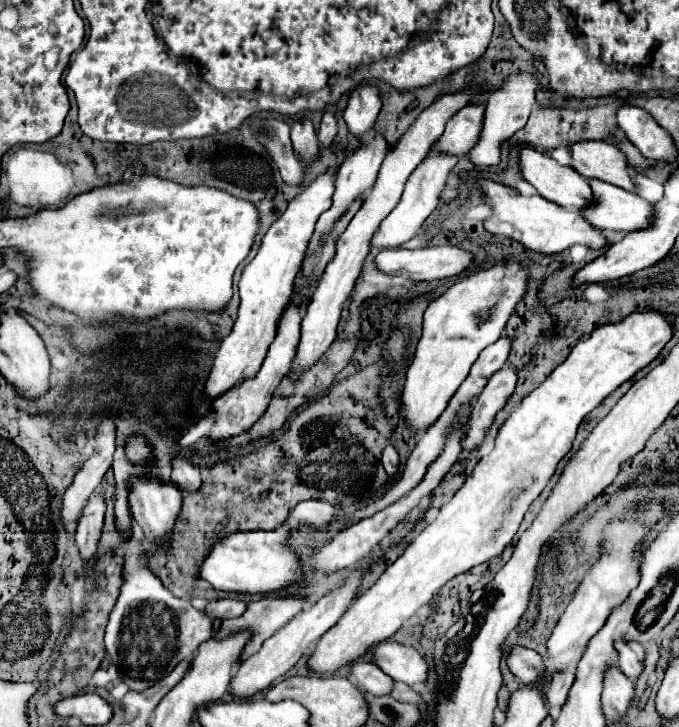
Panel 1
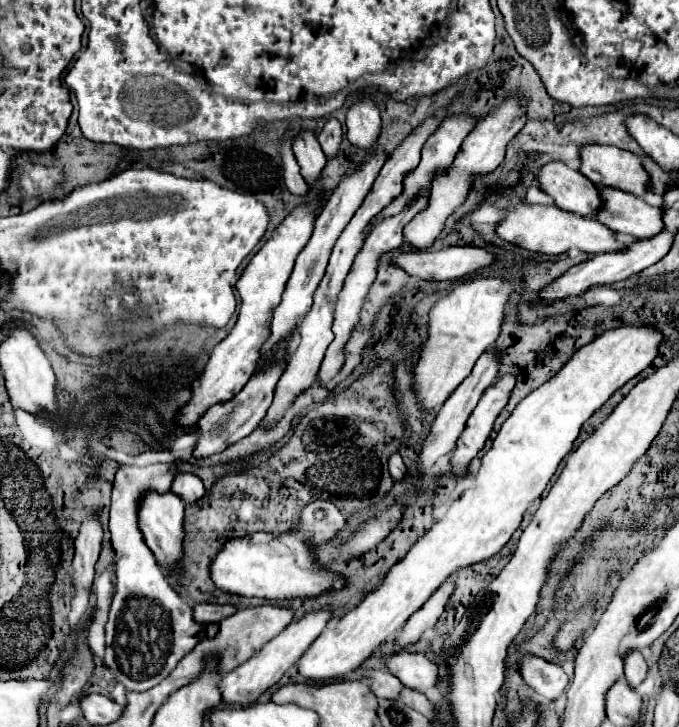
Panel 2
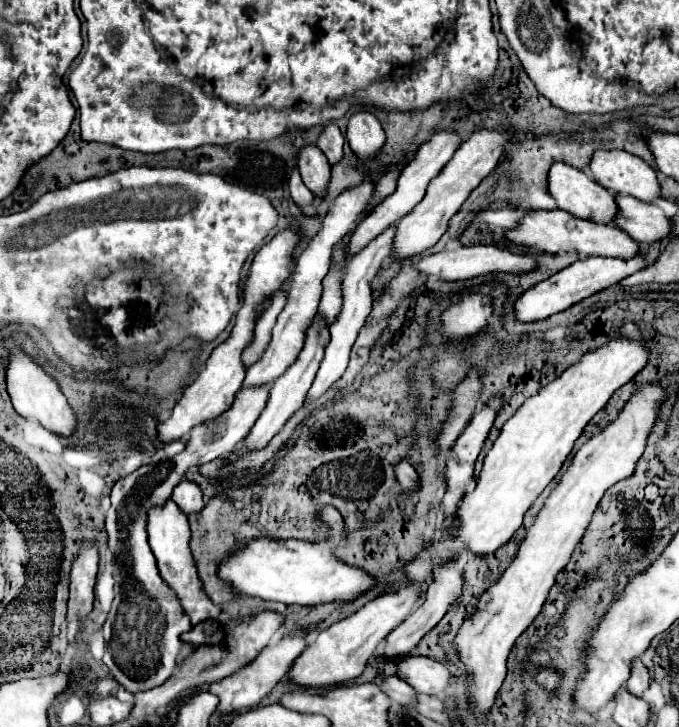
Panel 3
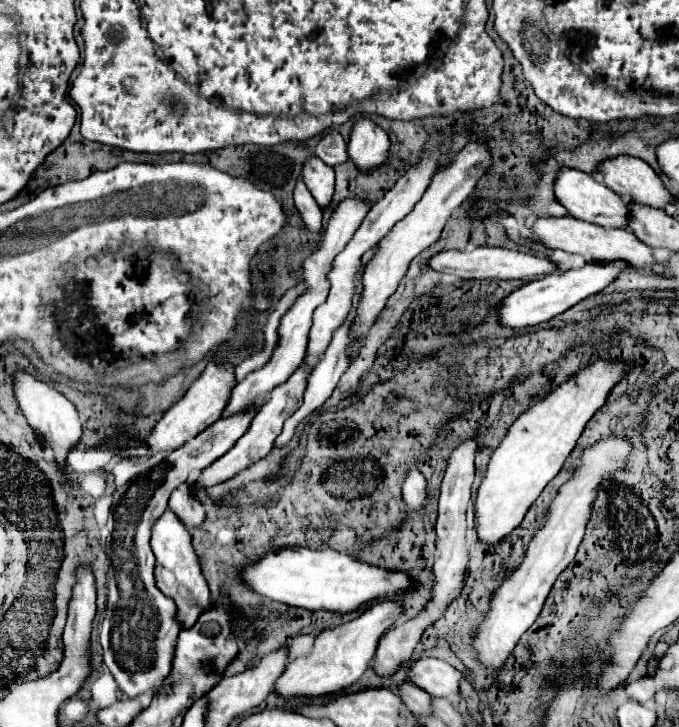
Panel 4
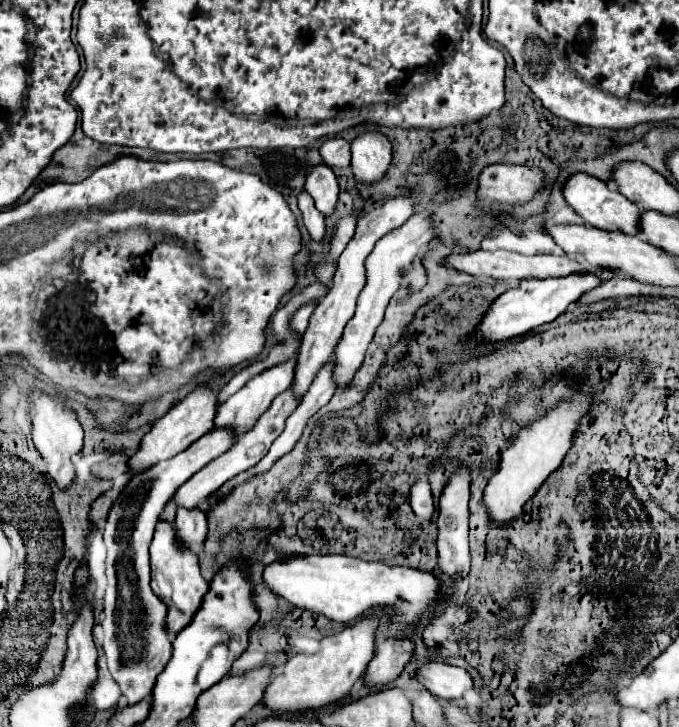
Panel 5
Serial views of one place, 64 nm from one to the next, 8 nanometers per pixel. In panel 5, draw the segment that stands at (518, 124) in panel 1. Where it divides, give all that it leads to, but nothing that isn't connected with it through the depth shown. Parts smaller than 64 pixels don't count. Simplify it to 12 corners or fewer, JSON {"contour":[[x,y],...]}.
{"contour":[[430,212],[378,240],[368,282],[336,346],[336,392],[352,384],[400,288],[400,272],[430,244]]}

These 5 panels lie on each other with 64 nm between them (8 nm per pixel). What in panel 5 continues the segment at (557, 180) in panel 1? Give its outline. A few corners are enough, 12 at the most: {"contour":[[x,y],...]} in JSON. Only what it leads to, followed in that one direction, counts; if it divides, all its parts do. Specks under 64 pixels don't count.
{"contour":[[574,174],[566,202],[600,230],[638,234],[640,210],[606,182]]}

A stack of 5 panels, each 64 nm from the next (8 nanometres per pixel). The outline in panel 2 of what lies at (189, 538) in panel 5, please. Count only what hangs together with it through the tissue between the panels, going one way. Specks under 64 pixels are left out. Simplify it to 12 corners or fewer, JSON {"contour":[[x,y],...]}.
{"contour":[[194,474],[176,476],[172,492],[184,504],[206,494]]}

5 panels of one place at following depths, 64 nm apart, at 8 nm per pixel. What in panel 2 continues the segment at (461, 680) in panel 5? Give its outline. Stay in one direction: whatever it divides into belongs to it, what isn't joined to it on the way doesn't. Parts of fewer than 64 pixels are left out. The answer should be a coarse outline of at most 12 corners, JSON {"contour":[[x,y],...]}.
{"contour":[[400,650],[384,662],[406,688],[438,684],[438,666],[424,654]]}

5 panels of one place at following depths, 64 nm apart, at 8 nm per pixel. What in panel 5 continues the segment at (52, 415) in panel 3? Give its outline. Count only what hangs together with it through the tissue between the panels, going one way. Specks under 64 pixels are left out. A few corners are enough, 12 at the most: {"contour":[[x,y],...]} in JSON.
{"contour":[[32,392],[34,446],[60,490],[76,480],[82,426]]}

